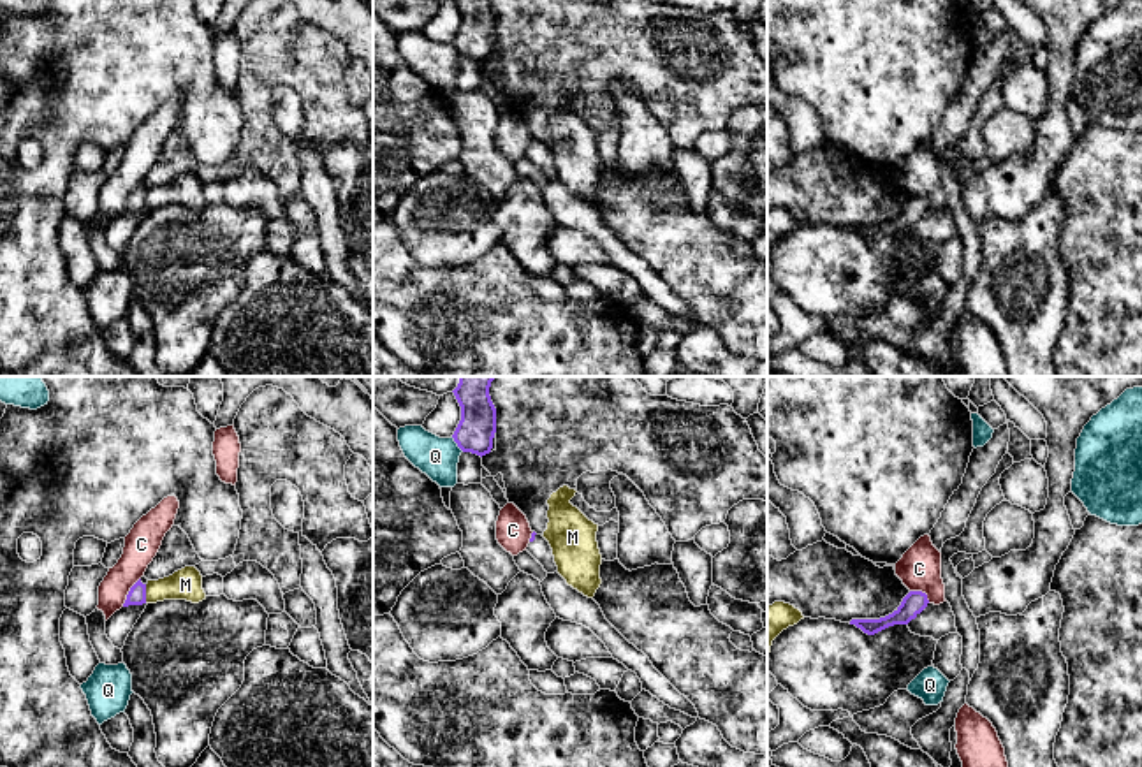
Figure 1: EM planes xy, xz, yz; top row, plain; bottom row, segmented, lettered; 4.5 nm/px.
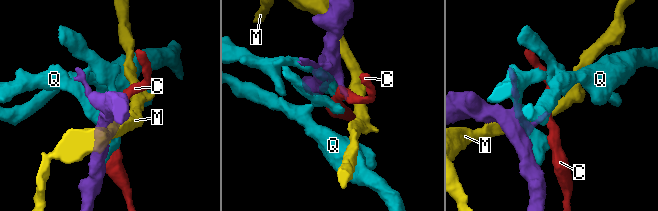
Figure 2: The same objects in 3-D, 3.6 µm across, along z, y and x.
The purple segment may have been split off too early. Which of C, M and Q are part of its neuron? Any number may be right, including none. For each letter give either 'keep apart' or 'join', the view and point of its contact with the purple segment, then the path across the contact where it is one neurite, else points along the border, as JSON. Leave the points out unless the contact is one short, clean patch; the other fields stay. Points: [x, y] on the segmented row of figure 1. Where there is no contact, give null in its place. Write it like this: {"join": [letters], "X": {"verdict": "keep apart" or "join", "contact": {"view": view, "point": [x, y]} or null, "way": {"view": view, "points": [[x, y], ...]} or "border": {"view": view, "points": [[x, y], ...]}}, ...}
{"join": [], "C": {"verdict": "keep apart", "contact": {"view": "xy", "point": [129, 591]}}, "M": {"verdict": "keep apart", "contact": {"view": "xy", "point": [145, 593]}}, "Q": {"verdict": "keep apart", "contact": {"view": "xz", "point": [456, 442]}}}

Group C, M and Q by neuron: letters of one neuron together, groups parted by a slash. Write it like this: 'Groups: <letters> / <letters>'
Groups: C / M / Q

